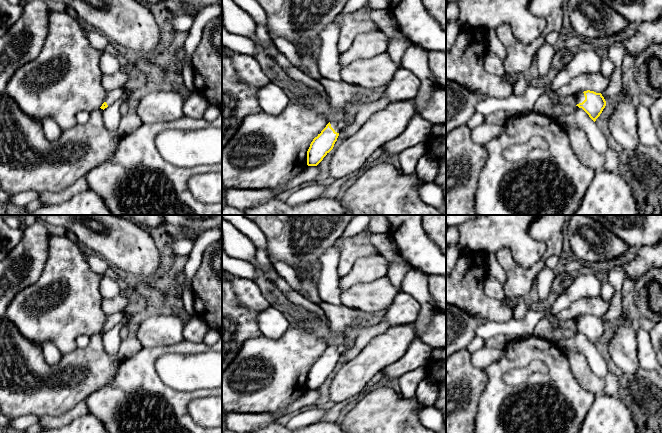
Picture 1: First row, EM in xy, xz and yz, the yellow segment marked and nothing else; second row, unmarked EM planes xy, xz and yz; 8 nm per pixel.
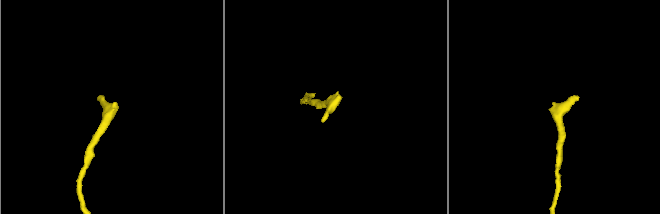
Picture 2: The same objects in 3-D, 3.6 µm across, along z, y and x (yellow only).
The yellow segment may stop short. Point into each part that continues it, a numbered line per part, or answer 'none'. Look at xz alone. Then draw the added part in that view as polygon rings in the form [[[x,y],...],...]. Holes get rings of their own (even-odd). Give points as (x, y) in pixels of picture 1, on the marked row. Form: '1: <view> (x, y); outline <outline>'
1: xz (334, 125); outline [[[335,120],[330,122],[331,127],[335,130],[335,132],[340,133],[341,132],[341,128],[338,126],[337,122]]]

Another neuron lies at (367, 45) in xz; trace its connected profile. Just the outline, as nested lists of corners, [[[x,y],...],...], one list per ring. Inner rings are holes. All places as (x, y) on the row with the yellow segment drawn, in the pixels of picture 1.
[[[380,30],[357,35],[351,47],[339,58],[341,67],[346,67],[358,59],[371,59],[388,49],[388,38]]]

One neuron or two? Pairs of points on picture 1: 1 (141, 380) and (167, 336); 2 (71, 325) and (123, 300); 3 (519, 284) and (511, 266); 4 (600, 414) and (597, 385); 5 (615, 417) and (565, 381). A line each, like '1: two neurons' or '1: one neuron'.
1: two neurons
2: two neurons
3: one neuron
4: two neurons
5: two neurons

